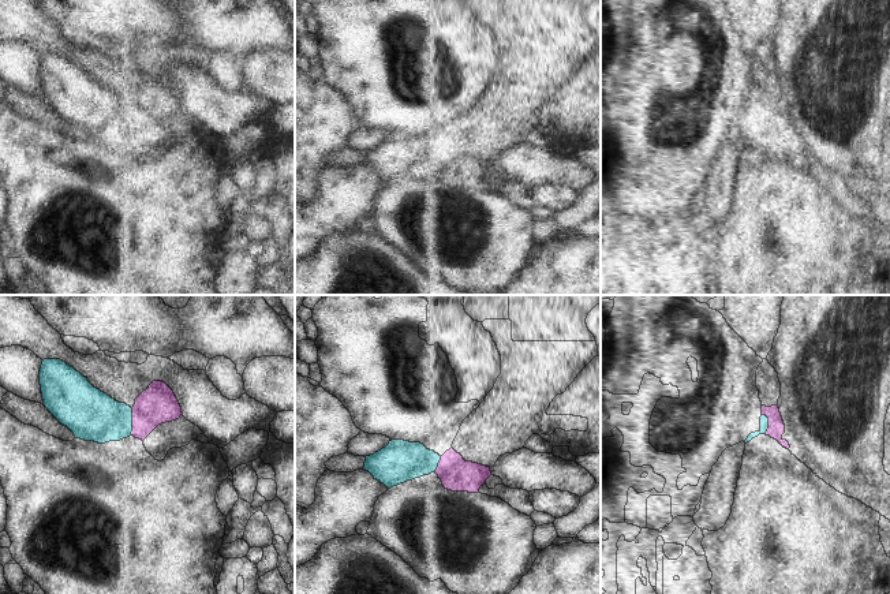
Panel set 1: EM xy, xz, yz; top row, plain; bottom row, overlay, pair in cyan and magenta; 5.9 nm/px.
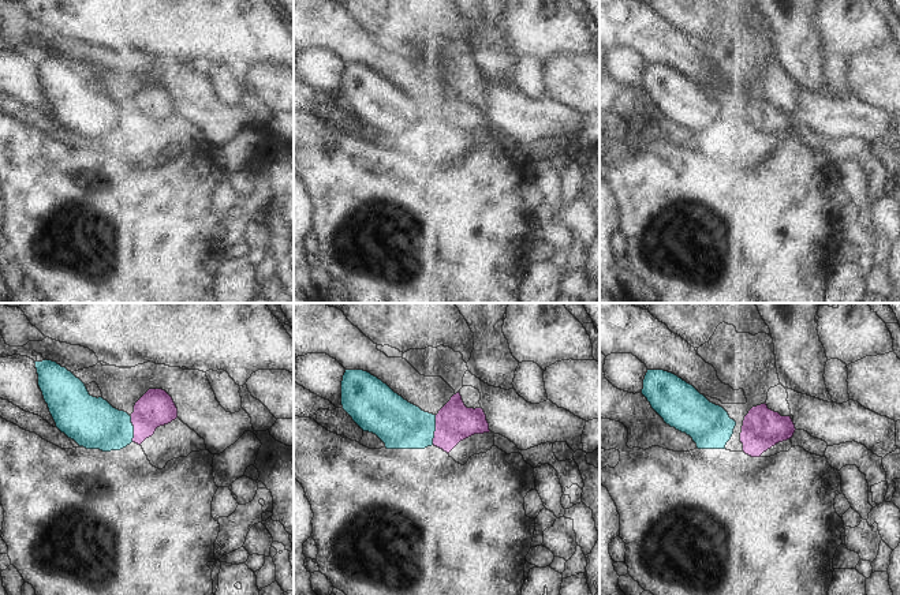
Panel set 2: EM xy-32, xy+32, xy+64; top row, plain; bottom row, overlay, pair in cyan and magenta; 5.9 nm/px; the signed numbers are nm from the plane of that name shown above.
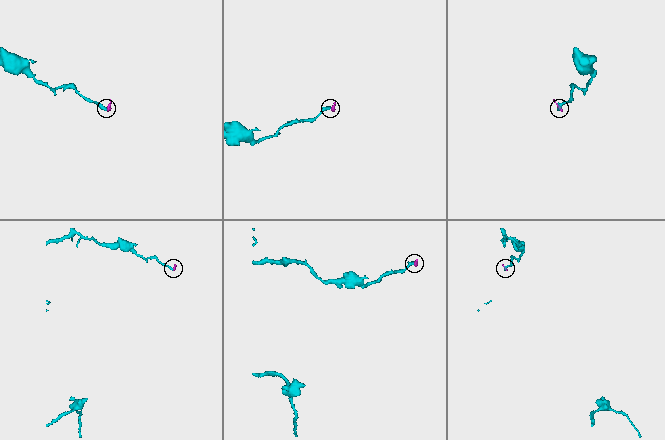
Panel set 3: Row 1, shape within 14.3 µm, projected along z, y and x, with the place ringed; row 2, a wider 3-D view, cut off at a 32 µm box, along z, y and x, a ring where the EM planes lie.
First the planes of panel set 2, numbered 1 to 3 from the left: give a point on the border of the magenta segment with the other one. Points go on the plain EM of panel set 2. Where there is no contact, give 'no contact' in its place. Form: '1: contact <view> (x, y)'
1: contact xy-32 (133, 123)
2: contact xy+32 (434, 124)
3: no contact

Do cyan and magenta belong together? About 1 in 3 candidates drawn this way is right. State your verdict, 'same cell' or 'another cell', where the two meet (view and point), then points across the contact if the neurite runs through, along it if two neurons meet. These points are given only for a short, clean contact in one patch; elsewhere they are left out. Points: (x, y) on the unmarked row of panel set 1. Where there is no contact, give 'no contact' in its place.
another cell; contact xy (131, 116); border xy (133, 103), (133, 124), (130, 129)

